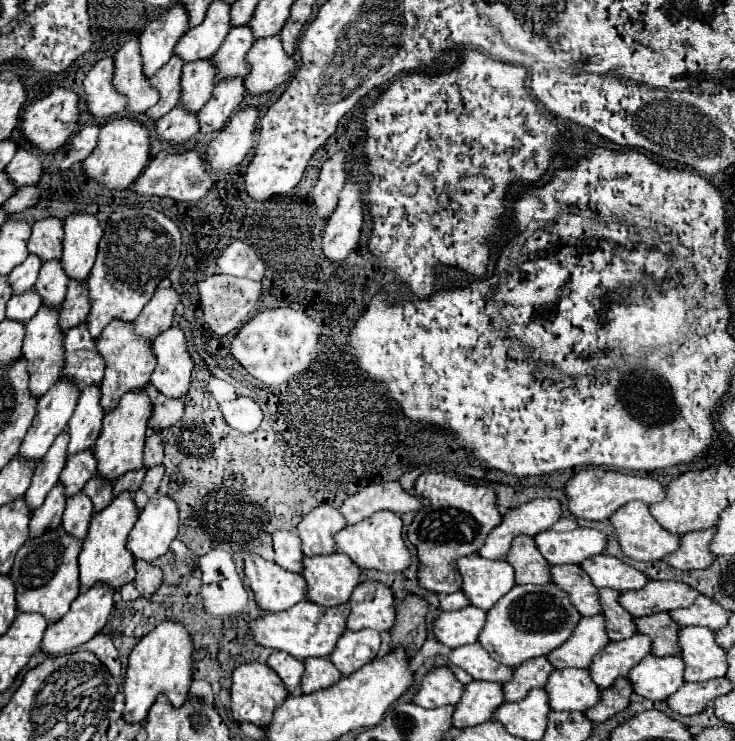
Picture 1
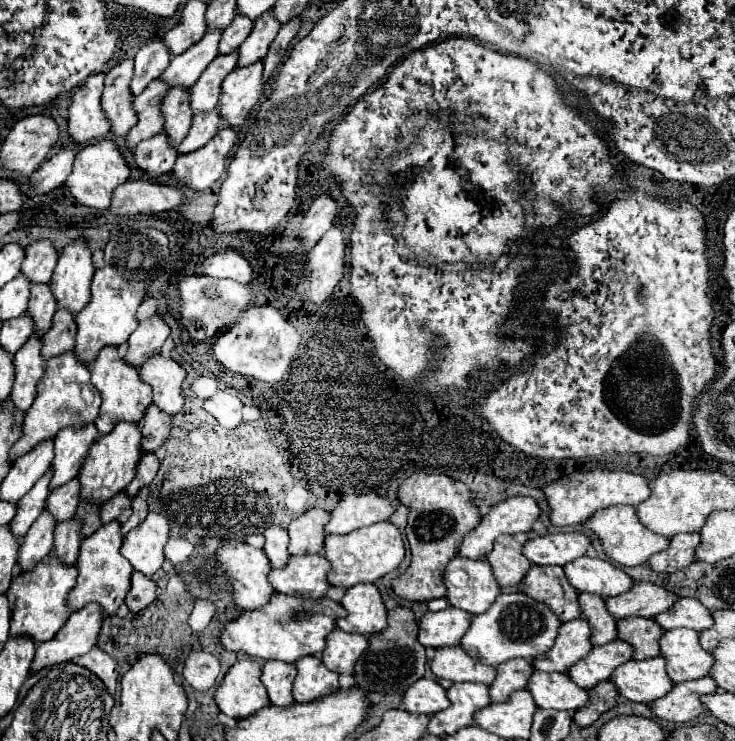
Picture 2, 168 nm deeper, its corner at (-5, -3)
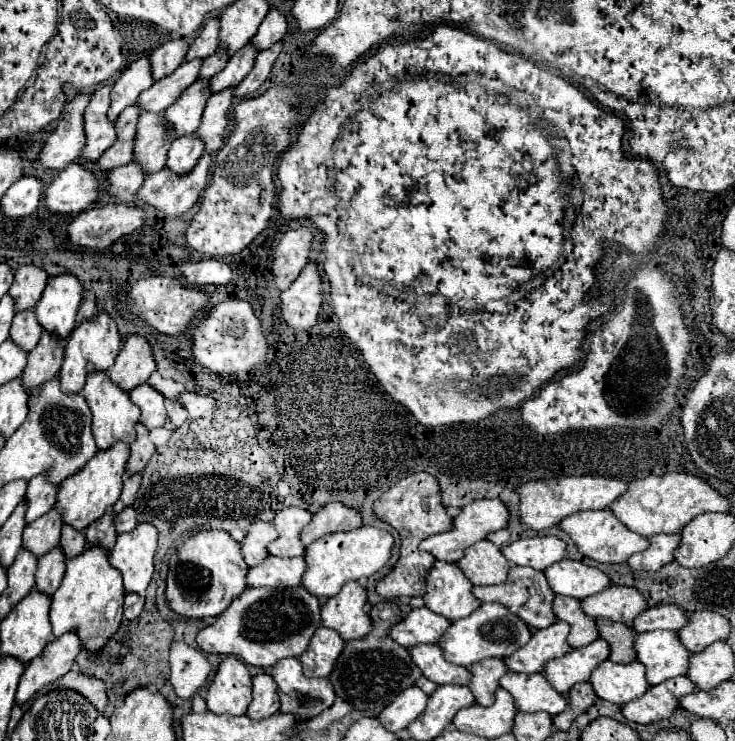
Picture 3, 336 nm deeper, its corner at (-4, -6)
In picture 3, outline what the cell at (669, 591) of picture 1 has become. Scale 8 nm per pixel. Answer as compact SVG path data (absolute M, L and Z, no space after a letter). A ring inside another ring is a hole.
M611 585L609 589L601 591L601 595L583 599L581 607L593 619L605 617L611 621L621 621L631 625L635 617L639 617L643 611L649 609L649 603L643 597L643 593L635 587Z

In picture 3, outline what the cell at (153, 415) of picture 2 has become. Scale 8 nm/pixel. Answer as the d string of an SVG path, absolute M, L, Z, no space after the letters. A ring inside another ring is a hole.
M137 423L135 431L137 431L137 437L135 437L135 441L129 445L129 449L131 449L131 457L129 457L129 461L127 461L127 471L129 471L129 473L139 473L139 471L143 471L143 467L149 463L149 459L151 459L153 453L155 453L155 445L153 445L151 439L149 439L149 429L145 429L141 423Z

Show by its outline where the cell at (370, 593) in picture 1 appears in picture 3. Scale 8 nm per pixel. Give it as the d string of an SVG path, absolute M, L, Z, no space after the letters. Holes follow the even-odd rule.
M357 581L345 583L337 597L331 597L321 607L321 621L325 627L335 629L345 641L361 639L373 629L369 613L365 613L367 591Z

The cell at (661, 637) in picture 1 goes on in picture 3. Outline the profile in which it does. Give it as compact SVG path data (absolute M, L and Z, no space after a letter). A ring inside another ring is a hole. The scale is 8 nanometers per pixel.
M595 619L595 623L597 623L601 637L611 647L609 659L613 663L633 663L637 659L637 655L635 655L637 631L633 631L631 625L609 621L609 619Z

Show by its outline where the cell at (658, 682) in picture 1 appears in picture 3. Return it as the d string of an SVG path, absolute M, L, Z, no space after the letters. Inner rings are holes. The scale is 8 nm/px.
M605 661L593 671L589 681L597 697L617 705L625 705L633 699L639 699L649 689L645 667L641 667L639 661L633 661L629 665Z

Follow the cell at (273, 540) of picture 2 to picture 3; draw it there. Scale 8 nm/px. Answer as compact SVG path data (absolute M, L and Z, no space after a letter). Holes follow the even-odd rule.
M257 521L249 527L249 533L247 533L245 541L241 543L241 551L243 551L249 567L255 567L269 557L267 545L275 539L277 539L277 529L273 527L273 523Z

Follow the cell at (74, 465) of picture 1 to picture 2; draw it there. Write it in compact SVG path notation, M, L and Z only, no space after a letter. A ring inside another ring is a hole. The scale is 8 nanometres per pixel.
M70 480L68 484L50 492L50 496L46 500L46 510L54 512L54 520L58 520L58 522L72 520L76 514L76 508L78 508L78 496L80 496L80 482Z

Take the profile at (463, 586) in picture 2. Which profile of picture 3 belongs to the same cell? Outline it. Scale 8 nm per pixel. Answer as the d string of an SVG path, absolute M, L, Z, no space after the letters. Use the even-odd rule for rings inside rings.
M435 561L427 575L427 593L423 599L425 607L451 621L469 617L481 605L473 595L473 583L461 567L447 561Z

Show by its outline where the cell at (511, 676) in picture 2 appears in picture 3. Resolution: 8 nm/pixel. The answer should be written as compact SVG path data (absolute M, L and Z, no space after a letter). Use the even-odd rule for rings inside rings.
M487 659L485 663L475 663L471 667L473 683L469 683L469 689L475 695L475 701L479 705L493 705L495 691L499 689L499 679L509 673L509 667L503 659Z

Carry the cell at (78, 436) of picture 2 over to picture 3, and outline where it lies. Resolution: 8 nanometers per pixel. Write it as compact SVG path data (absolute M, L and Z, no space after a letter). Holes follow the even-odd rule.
M41 473L41 475L35 475L31 481L29 481L29 489L27 489L27 499L29 499L29 515L27 515L27 523L45 515L45 511L49 511L55 501L57 501L57 491L59 491L59 485L55 483L49 483L47 475Z

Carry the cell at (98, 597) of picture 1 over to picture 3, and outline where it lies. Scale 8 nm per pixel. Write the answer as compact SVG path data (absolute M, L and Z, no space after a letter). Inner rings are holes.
M69 631L53 639L45 651L37 659L31 659L25 667L25 673L21 675L17 687L17 703L29 701L39 689L65 675L73 667L79 651L81 639L77 631Z

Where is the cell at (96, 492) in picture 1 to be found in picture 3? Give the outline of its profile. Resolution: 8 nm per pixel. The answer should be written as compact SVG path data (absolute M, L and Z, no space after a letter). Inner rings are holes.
M63 525L61 547L63 547L63 551L65 551L65 557L75 557L75 555L79 555L79 553L87 547L85 533L73 529L71 525Z

